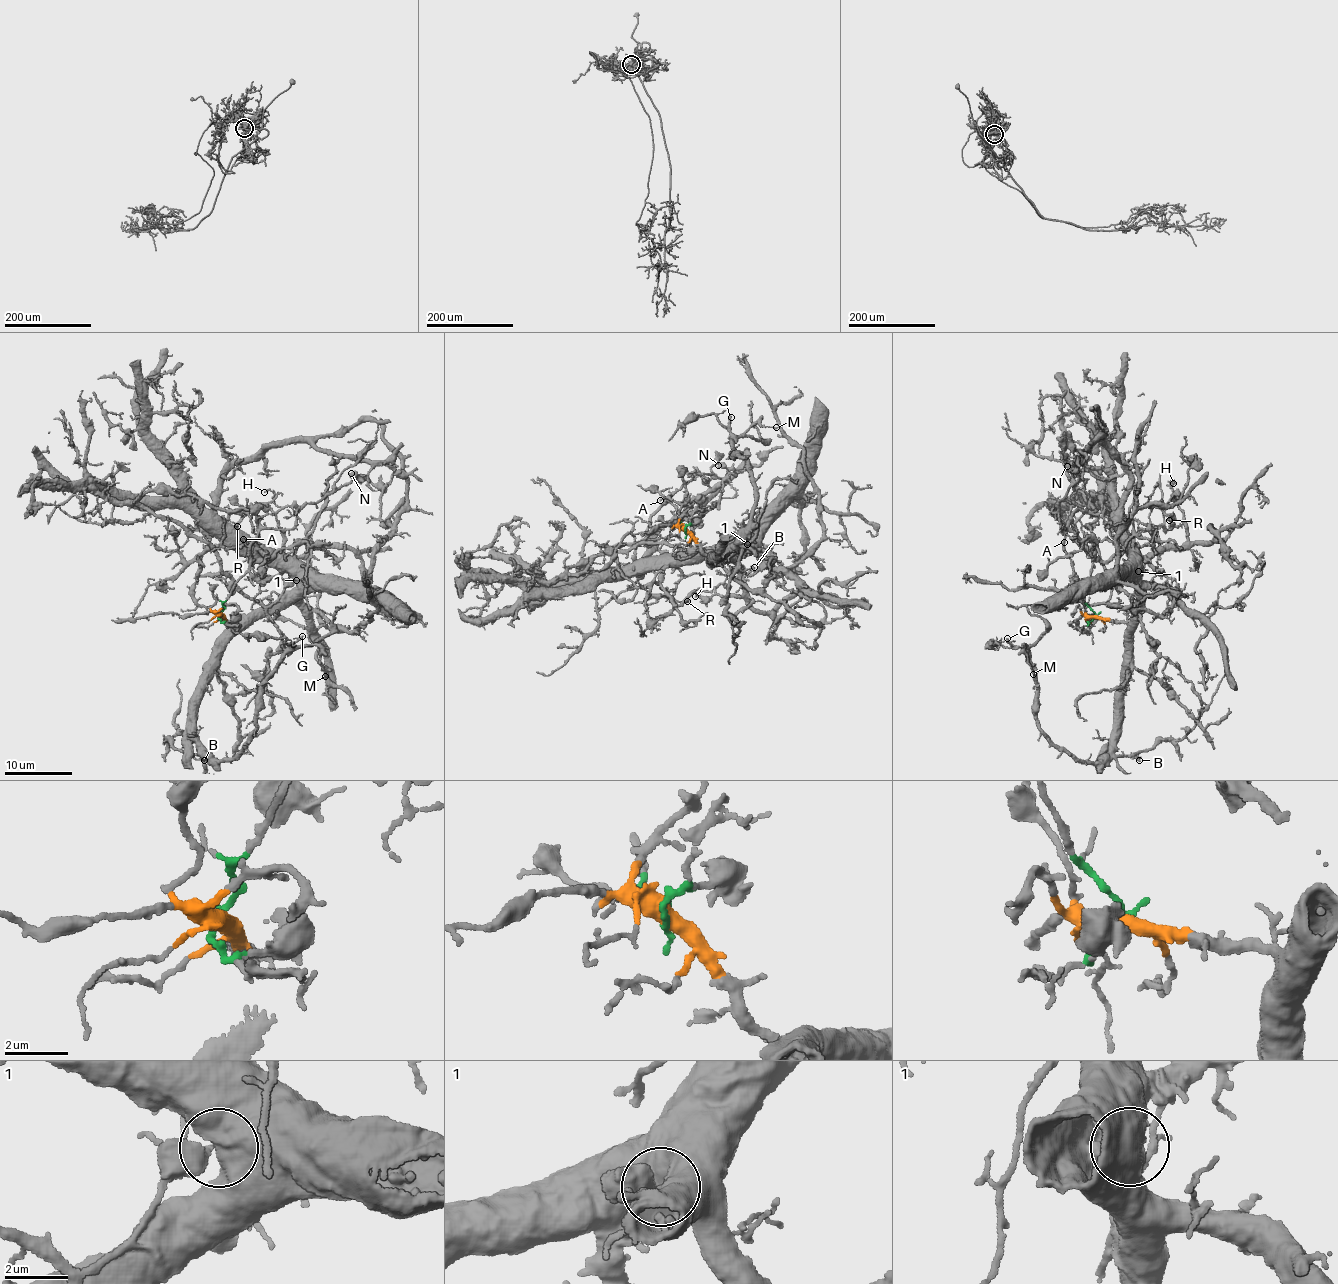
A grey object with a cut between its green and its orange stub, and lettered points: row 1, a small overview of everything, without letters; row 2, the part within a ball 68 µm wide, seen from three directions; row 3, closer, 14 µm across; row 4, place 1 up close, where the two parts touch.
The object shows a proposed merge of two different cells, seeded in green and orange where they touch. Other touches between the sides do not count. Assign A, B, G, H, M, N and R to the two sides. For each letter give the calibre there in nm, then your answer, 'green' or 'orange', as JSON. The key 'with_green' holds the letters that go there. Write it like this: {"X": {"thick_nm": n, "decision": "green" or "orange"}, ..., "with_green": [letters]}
{"A": {"thick_nm": 110, "decision": "green"}, "B": {"thick_nm": 170, "decision": "orange"}, "G": {"thick_nm": 130, "decision": "orange"}, "H": {"thick_nm": 180, "decision": "orange"}, "M": {"thick_nm": 100, "decision": "orange"}, "N": {"thick_nm": 600, "decision": "green"}, "R": {"thick_nm": 130, "decision": "orange"}, "with_green": ["A", "N"]}

